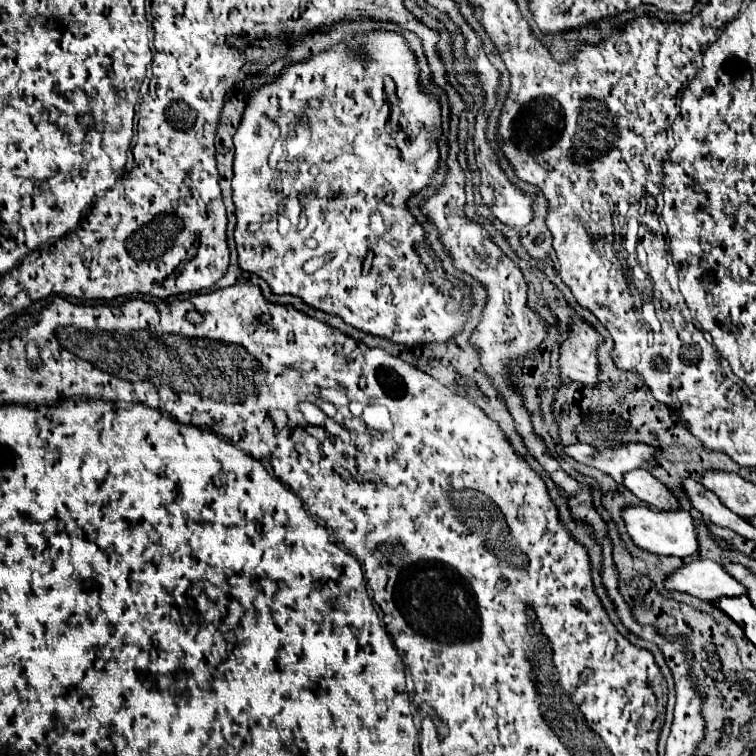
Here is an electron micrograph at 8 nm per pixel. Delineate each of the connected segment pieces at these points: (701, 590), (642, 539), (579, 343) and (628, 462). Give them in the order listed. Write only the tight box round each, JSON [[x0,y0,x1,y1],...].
[[666,561,748,601],[624,507,700,557],[560,319,604,385],[564,443,656,483]]

